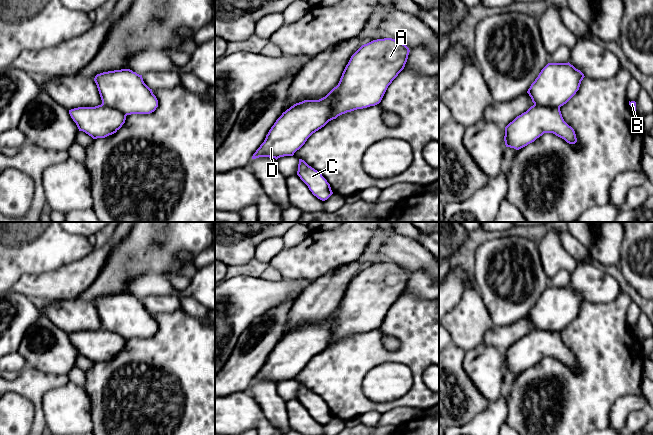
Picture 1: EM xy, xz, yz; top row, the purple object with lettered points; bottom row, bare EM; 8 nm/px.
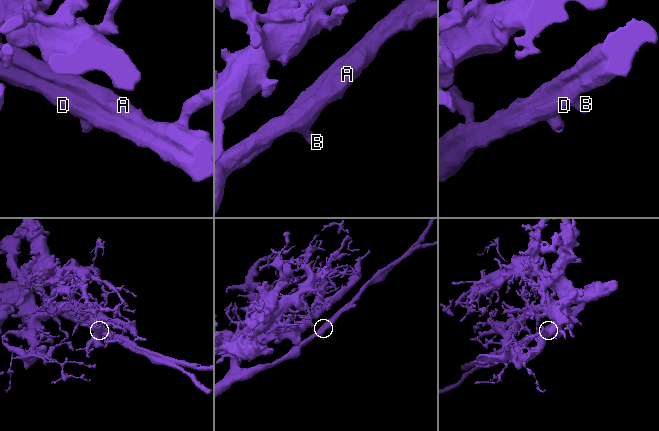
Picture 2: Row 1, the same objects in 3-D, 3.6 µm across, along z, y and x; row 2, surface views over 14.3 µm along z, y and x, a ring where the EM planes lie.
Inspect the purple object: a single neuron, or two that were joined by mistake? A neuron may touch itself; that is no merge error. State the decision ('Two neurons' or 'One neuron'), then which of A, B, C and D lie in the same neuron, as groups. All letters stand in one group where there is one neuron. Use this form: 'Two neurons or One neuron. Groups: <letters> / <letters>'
Two neurons. Groups: A B C / D

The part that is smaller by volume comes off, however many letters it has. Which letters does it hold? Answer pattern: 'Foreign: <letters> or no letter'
Foreign: D

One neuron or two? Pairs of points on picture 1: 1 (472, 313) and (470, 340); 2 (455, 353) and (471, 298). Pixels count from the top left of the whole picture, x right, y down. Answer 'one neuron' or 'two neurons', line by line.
1: one neuron
2: two neurons

